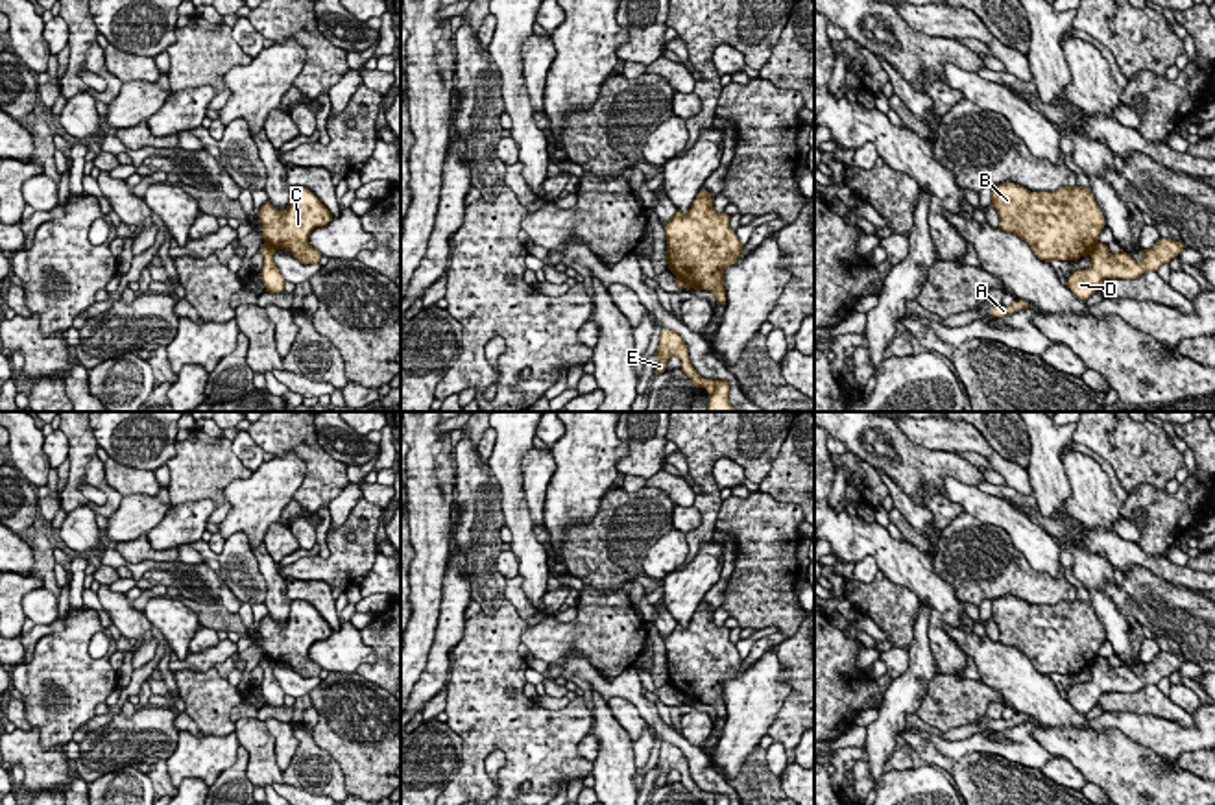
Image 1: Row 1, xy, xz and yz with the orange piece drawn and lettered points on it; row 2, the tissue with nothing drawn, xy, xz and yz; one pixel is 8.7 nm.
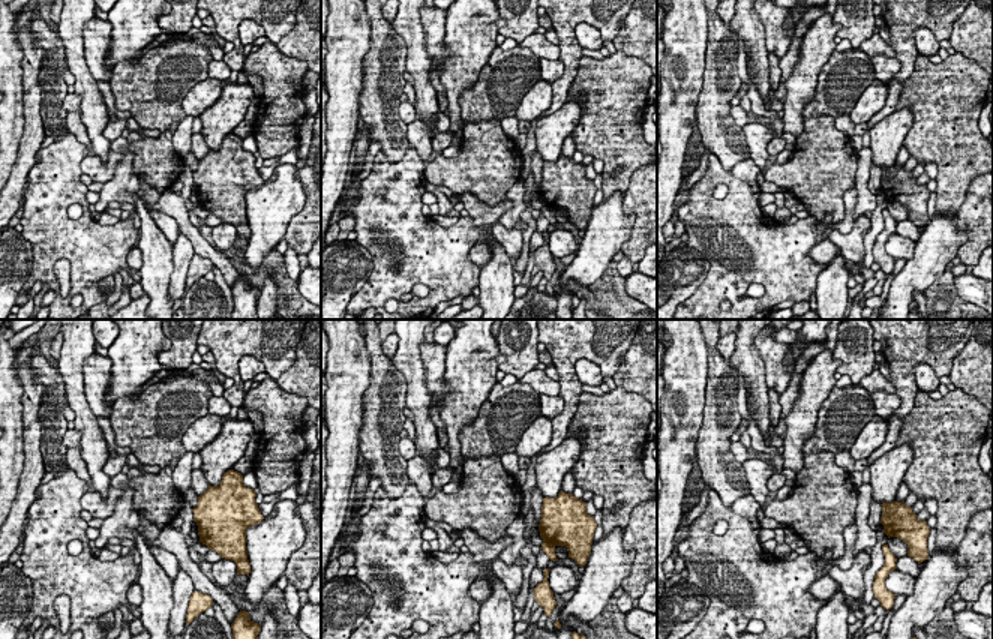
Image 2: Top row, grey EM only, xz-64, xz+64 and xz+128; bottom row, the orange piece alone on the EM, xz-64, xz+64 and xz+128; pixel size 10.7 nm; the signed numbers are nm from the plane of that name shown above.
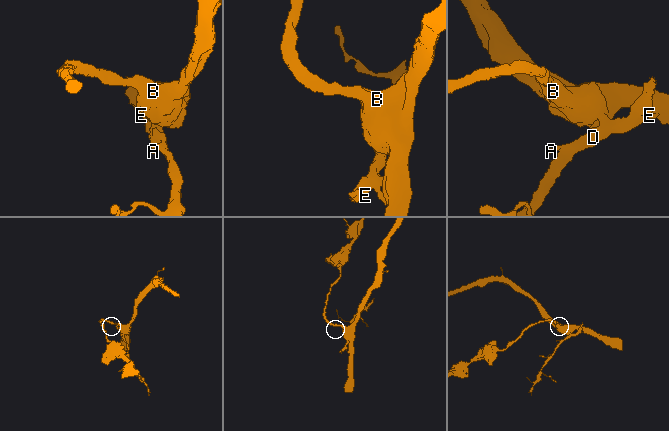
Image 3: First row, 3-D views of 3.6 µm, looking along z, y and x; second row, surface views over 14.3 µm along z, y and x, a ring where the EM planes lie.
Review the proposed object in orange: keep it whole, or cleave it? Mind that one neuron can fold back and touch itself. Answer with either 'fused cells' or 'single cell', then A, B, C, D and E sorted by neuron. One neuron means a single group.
fused cells; groups A D E / B C

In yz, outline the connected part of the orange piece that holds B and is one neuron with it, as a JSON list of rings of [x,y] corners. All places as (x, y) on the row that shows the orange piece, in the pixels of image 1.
[[[1014,183],[992,186],[999,229],[1025,240],[1040,260],[1078,260],[1089,255],[1104,229],[1104,216],[1082,186],[1030,192]]]

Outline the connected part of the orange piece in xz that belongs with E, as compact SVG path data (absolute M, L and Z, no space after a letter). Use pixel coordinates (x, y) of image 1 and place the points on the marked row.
M663 329L661 334L659 334L659 345L657 345L654 356L657 358L656 373L663 373L667 369L668 358L678 356L681 360L681 369L694 382L696 388L705 388L709 395L715 391L715 380L704 378L692 367L692 364L689 360L689 349L687 349L683 338L678 332Z

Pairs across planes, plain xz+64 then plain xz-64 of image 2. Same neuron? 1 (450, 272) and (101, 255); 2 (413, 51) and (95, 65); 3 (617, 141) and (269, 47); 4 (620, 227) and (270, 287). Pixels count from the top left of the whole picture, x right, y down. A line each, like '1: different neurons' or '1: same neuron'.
1: same neuron
2: different neurons
3: same neuron
4: different neurons

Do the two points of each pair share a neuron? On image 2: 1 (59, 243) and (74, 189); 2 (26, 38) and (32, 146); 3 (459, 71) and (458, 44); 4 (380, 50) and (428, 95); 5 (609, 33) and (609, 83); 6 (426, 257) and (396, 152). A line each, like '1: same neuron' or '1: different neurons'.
1: same neuron
2: same neuron
3: same neuron
4: different neurons
5: different neurons
6: different neurons

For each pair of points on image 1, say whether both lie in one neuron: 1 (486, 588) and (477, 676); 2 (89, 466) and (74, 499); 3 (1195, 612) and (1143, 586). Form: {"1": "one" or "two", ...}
{"1": "two", "2": "one", "3": "one"}

